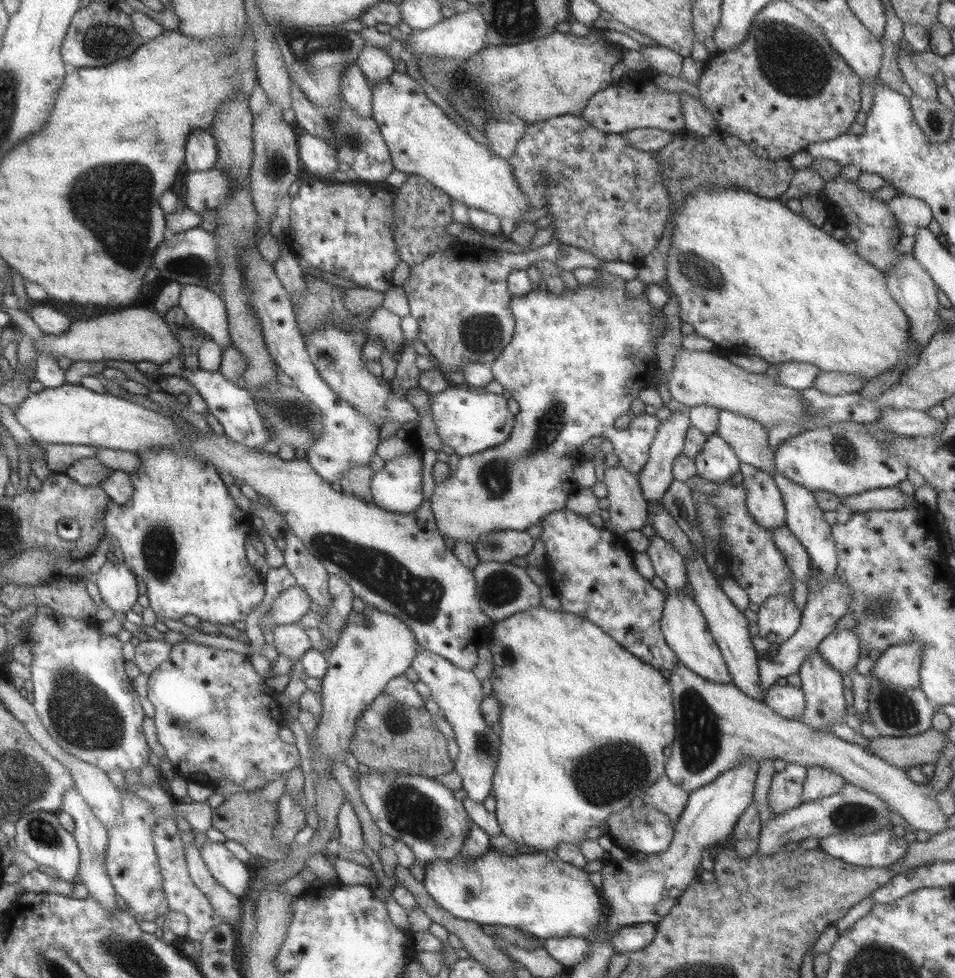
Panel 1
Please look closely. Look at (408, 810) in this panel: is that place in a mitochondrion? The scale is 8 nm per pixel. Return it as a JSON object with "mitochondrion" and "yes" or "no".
{"mitochondrion":"yes"}

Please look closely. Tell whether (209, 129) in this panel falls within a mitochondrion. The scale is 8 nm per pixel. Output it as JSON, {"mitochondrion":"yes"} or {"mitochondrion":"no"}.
{"mitochondrion":"no"}

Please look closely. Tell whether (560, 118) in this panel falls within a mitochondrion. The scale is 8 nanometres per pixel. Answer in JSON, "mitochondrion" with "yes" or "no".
{"mitochondrion":"no"}

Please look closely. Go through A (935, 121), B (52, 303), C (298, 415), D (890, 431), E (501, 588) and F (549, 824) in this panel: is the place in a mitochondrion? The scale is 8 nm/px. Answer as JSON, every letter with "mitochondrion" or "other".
{"A":"mitochondrion","B":"other","C":"mitochondrion","D":"other","E":"mitochondrion","F":"other"}

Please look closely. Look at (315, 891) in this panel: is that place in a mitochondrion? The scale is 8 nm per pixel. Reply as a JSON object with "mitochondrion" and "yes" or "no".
{"mitochondrion":"no"}

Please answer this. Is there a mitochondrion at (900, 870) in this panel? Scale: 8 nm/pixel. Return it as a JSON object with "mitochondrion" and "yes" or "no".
{"mitochondrion":"no"}

